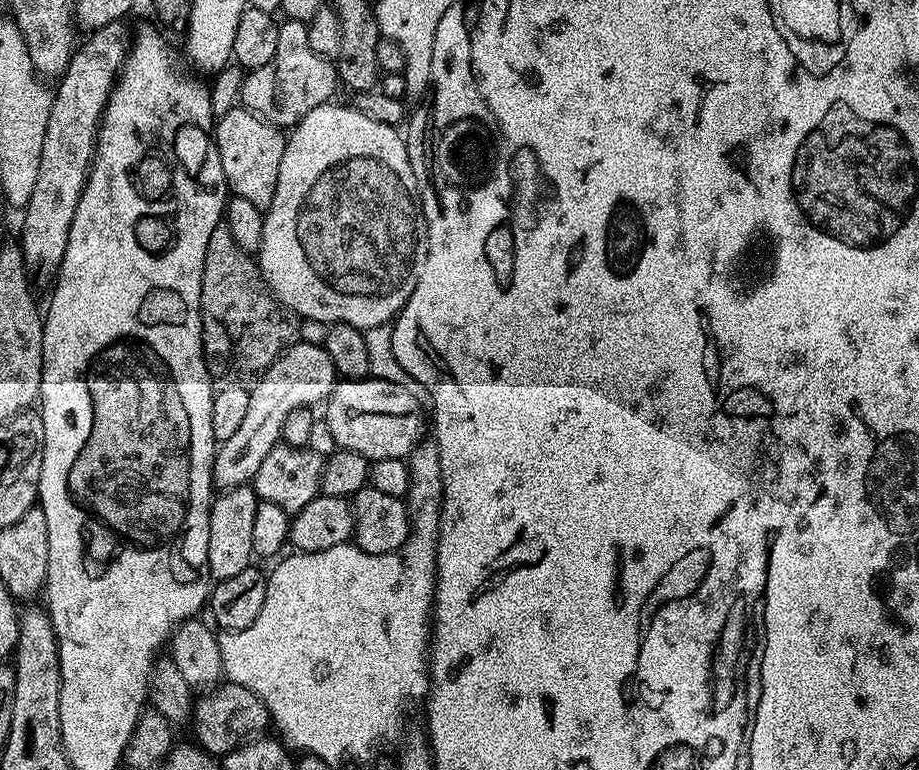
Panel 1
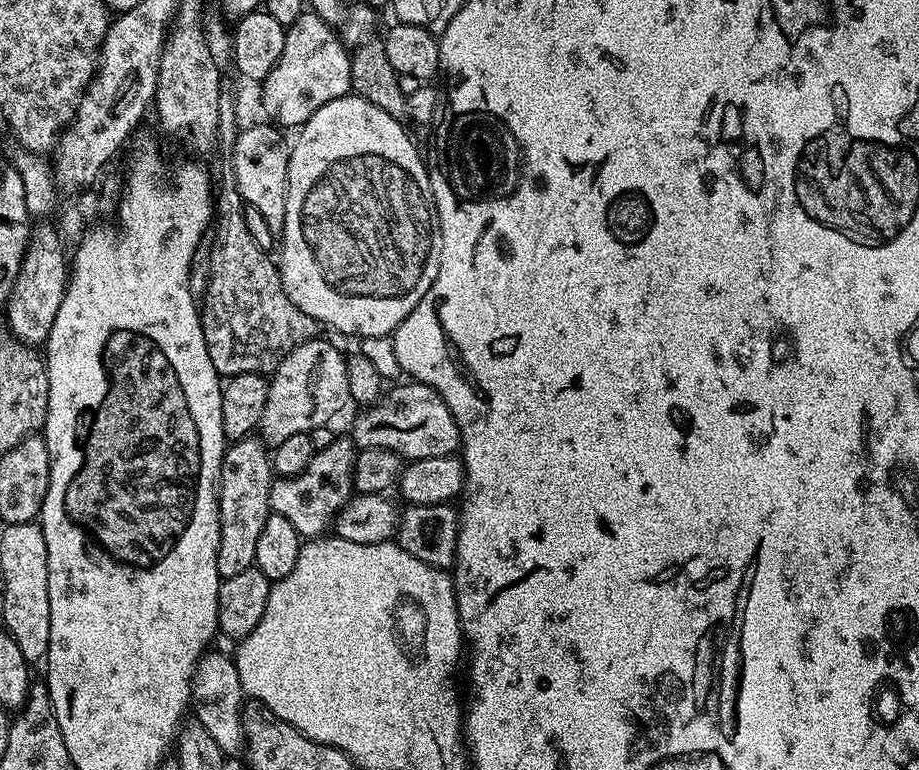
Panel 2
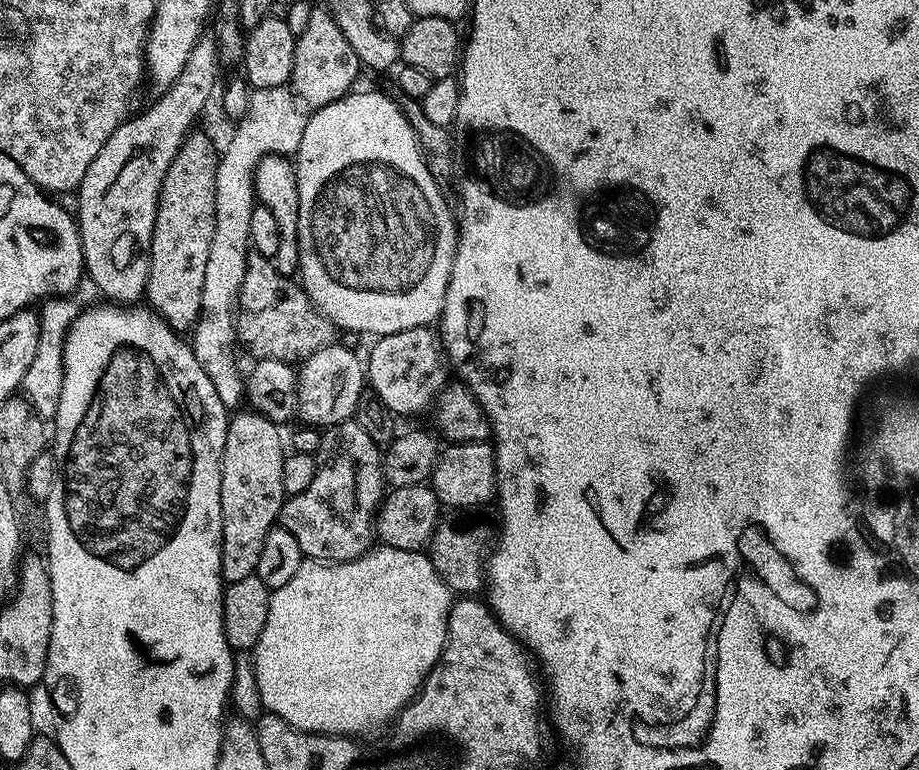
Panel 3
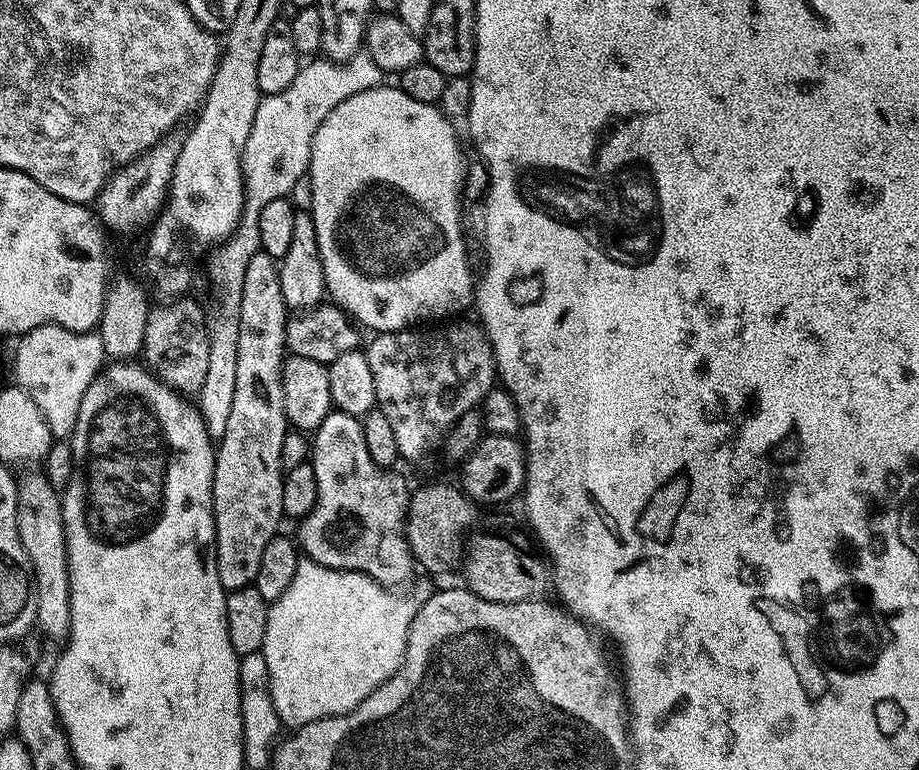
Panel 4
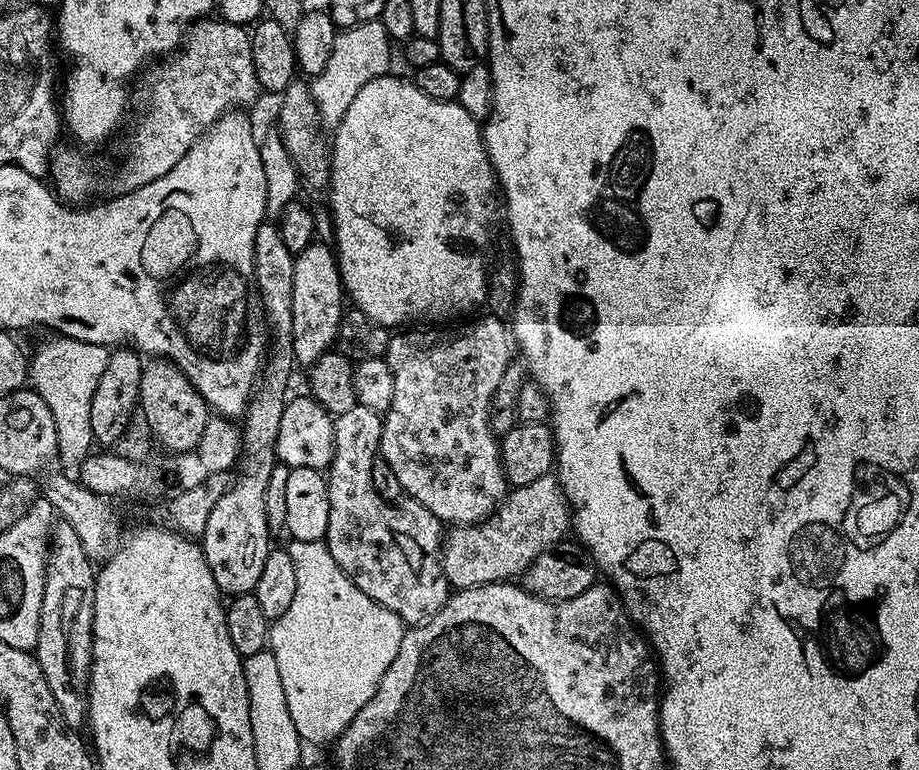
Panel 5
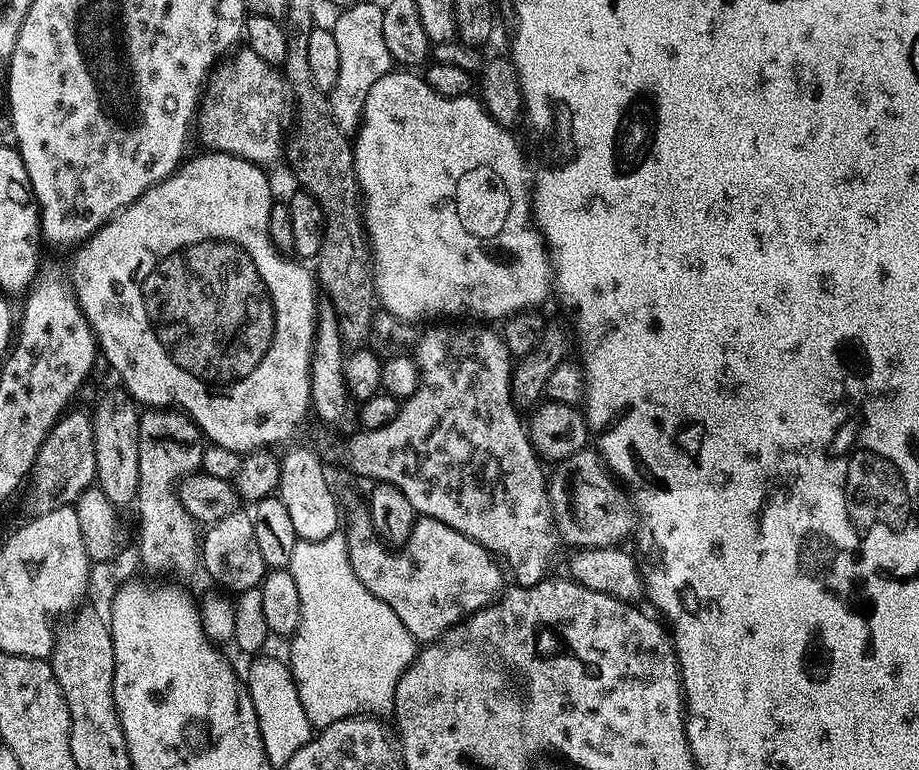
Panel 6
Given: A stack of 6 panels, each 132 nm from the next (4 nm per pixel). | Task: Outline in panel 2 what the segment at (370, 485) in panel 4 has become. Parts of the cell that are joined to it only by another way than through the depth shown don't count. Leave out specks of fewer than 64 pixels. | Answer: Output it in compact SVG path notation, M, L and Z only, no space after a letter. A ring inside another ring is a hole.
M337 435L330 446L318 448L310 466L297 476L281 476L270 486L270 509L282 514L298 530L302 538L320 538L336 523L336 515L348 505L354 495L352 479L358 449L347 435Z

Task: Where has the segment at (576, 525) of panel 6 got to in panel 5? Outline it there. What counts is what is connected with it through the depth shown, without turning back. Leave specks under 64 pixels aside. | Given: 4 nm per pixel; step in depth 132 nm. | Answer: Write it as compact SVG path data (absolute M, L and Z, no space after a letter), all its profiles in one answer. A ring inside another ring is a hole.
M549 474L542 478L534 478L521 488L513 487L505 496L504 501L496 507L492 515L481 520L479 524L465 524L451 529L452 532L443 537L440 564L449 585L453 589L473 588L483 584L499 584L523 577L524 571L535 562L539 556L545 555L564 535L570 532L570 505L560 488L559 479Z

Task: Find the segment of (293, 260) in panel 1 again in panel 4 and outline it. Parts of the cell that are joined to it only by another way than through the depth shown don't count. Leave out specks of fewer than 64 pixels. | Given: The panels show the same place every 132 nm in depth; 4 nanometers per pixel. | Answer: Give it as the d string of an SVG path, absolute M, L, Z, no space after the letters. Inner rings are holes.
M381 86L362 90L334 106L330 114L318 126L310 150L310 162L306 173L306 184L312 187L312 221L314 234L318 236L318 254L322 260L324 290L327 299L348 313L357 325L373 328L373 333L402 332L425 322L440 322L452 318L455 312L469 311L474 300L474 276L468 269L468 252L464 249L466 237L460 212L460 179L464 176L464 164L460 161L460 144L456 141L457 125L441 114L439 107L426 102L414 102L414 98L402 94L398 86Z

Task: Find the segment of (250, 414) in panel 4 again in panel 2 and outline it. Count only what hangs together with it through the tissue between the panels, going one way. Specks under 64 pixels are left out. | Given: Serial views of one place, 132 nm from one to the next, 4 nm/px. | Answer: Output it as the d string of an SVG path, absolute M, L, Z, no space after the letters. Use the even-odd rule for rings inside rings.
M245 438L225 447L218 485L220 541L216 561L221 578L234 578L234 574L242 574L242 570L255 565L258 537L270 514L270 486L273 479L272 461L263 439Z

